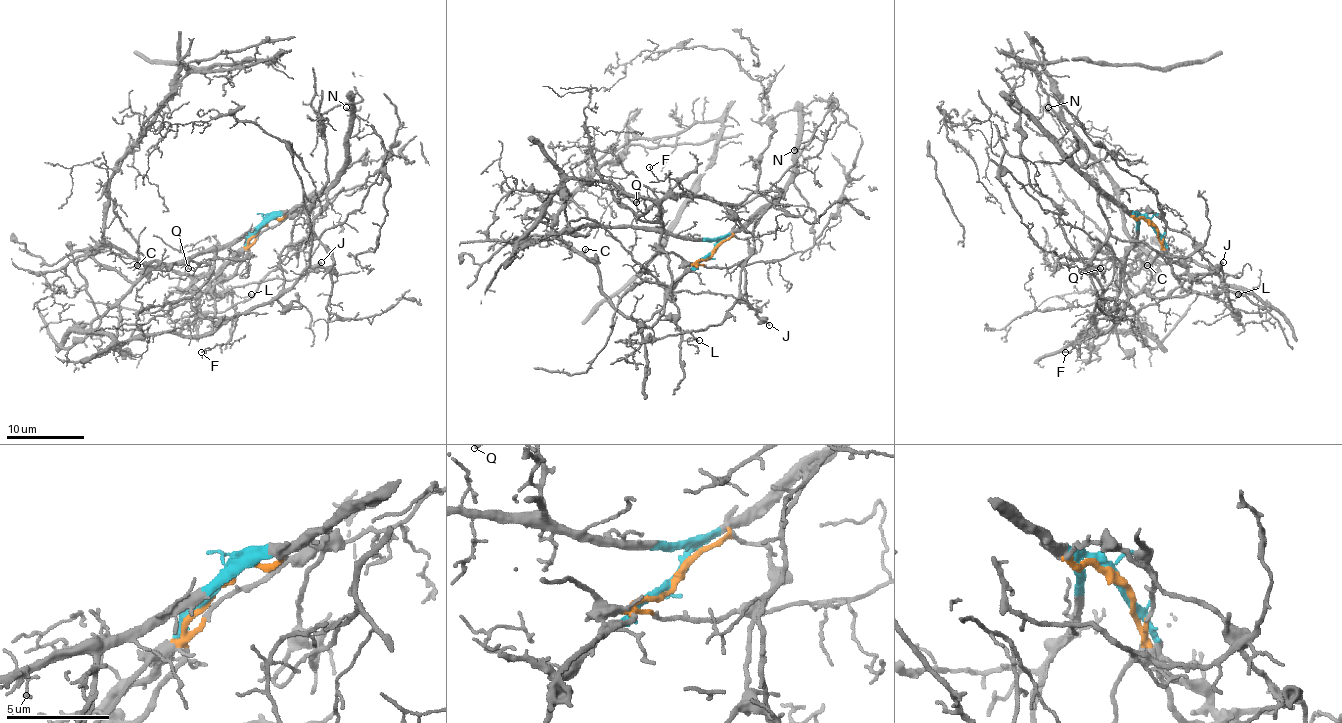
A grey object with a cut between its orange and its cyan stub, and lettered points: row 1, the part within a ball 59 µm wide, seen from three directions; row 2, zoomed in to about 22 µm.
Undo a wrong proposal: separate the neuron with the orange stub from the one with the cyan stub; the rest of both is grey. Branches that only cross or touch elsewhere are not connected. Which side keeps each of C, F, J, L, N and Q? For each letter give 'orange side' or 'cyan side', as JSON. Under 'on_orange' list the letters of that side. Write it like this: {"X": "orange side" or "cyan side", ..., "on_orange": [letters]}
{"C": "cyan side", "F": "orange side", "J": "orange side", "L": "orange side", "N": "cyan side", "Q": "cyan side", "on_orange": ["F", "J", "L"]}

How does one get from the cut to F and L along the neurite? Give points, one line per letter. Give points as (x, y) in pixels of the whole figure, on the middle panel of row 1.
F: (711, 255), (688, 263), (658, 249), (660, 208), (682, 190), (672, 178), (660, 180), (648, 167)
L: (711, 255), (688, 263), (676, 253), (662, 253), (658, 247), (668, 259), (680, 337), (699, 341)

